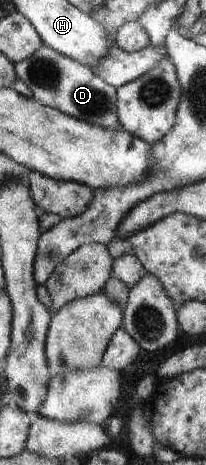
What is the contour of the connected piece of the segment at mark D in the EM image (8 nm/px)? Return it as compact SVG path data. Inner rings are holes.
M44 44L31 58L16 64L16 73L31 88L37 102L93 125L113 130L123 128L117 110L118 88L105 82L89 66L83 66L53 47Z

